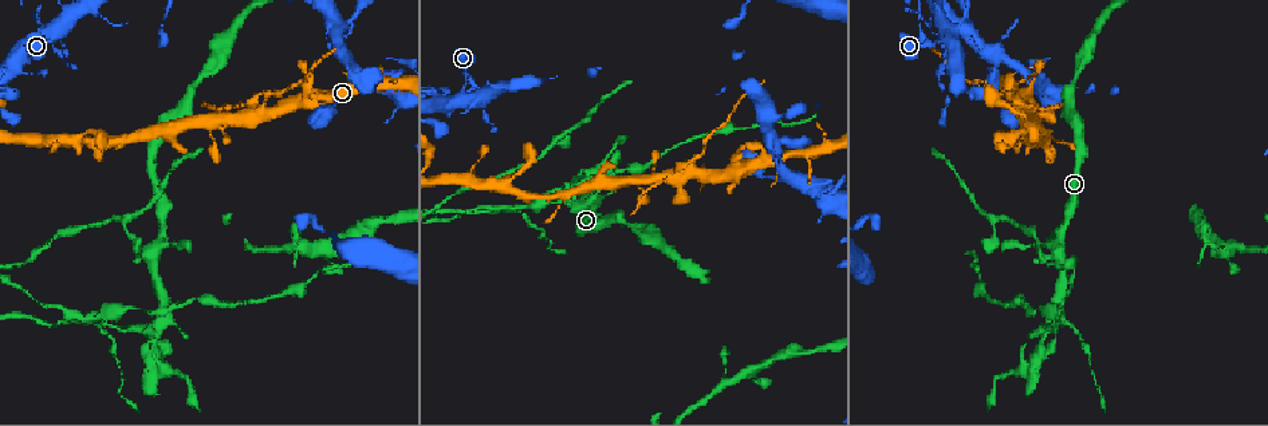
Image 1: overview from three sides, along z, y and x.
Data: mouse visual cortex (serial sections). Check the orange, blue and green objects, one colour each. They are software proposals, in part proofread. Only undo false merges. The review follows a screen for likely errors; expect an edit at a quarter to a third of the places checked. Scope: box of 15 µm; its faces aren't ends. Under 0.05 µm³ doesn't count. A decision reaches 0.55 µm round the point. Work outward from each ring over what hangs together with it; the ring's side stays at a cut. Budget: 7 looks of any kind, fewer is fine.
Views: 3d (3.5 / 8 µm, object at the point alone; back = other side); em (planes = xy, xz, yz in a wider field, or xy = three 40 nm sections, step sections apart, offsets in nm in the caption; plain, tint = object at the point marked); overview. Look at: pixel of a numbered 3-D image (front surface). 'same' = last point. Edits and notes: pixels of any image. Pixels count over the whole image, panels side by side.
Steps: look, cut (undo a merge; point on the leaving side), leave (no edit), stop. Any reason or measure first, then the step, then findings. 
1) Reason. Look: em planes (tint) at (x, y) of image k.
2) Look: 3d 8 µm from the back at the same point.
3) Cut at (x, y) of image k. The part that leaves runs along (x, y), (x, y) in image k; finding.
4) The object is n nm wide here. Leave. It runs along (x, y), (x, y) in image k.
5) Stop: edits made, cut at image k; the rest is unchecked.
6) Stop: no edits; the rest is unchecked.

Three-way junction. Look: 3d 8 µm at (588, 207) of image 1.

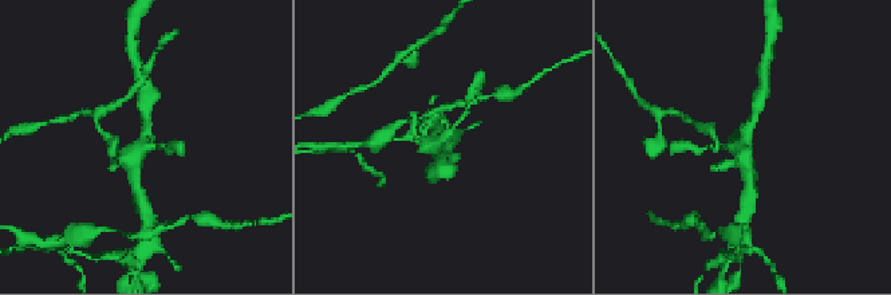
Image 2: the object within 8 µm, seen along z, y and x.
Look: 3d 3.5 µm at (439, 143) of image 2.

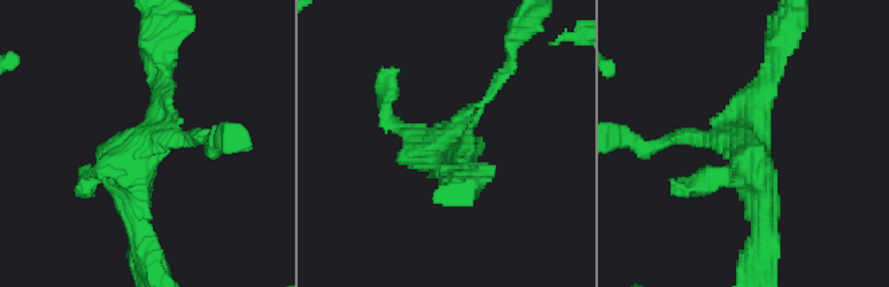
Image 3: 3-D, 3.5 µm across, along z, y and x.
Look: em xy step 5 (tint) at (145, 138) of image 3.

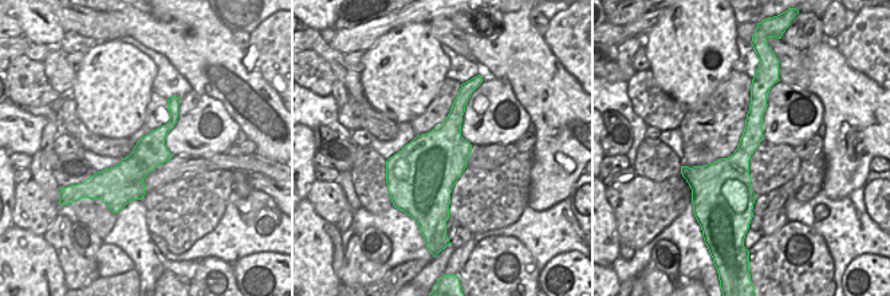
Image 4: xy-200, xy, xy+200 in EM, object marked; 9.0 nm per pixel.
Leave. It runs along (161, 61), (133, 162), (137, 220) in image 3; one cell here.

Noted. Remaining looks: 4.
Sharp bend. Look: 3d 8 µm at (260, 110) of image 1.

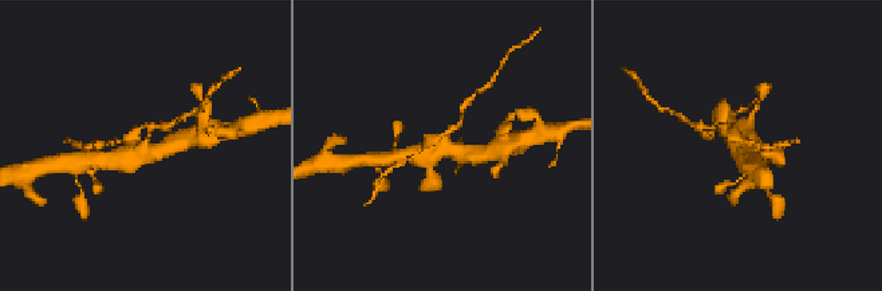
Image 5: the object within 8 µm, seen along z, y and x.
Look: em xy step 5 (tint) at (148, 142) of image 5.

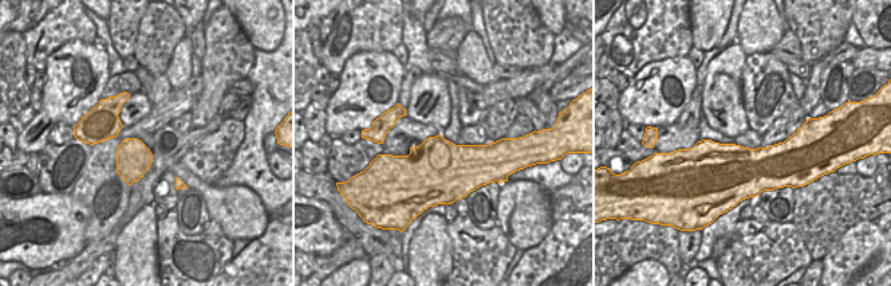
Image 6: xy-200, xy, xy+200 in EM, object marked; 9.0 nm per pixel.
Cut at (699, 126) of image 5. The part that leaves runs along (449, 133), (477, 91) in image 5; two cells meet here.

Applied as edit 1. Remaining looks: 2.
Stop: edits made, cut at image 5; the rest is unchecked.

